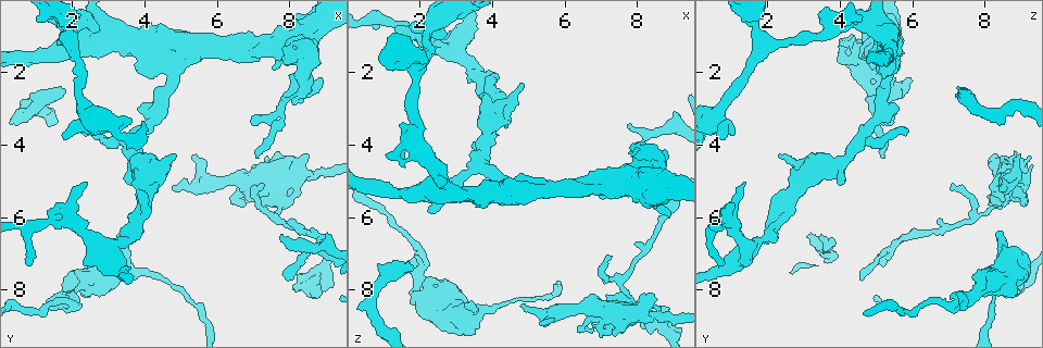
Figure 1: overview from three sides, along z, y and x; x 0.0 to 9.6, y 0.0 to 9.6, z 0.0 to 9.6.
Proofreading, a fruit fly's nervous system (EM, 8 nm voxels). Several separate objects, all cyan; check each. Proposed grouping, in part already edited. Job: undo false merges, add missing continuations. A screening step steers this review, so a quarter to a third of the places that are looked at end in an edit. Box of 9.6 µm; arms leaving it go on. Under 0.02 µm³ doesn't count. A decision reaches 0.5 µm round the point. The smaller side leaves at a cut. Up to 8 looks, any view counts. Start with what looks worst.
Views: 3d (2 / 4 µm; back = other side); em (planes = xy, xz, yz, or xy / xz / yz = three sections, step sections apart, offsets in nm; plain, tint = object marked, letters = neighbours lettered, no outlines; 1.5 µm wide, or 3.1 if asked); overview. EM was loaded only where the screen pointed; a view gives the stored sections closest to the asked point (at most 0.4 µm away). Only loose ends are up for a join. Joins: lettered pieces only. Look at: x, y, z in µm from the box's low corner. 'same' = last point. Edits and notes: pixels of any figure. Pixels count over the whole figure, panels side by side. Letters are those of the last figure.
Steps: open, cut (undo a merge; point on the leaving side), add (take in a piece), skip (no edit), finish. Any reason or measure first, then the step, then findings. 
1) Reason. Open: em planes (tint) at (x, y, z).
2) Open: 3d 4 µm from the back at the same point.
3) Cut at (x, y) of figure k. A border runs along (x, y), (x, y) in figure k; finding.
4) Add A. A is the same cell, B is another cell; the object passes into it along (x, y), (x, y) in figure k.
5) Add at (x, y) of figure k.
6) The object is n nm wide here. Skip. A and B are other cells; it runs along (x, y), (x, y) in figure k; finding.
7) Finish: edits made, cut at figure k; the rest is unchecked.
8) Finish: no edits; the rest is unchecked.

Free end. Open: 3d 2 µm at (1.80, 2.50, 7.45).

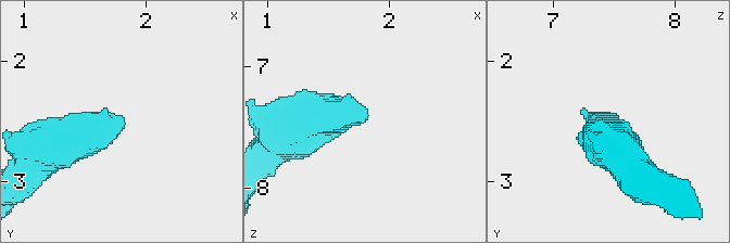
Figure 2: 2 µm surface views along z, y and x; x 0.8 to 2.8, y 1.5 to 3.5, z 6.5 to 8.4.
Open: em xz step 8 (letters) at (1.80, 2.46, 7.44).

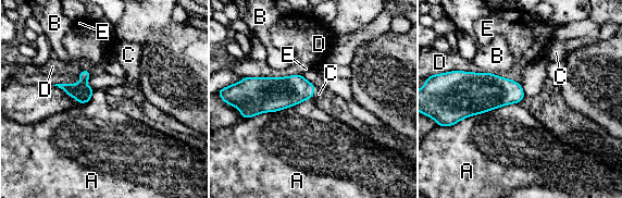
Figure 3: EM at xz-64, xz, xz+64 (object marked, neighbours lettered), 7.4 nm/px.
Cut it another way. Open: em planes (letters) at the same point.

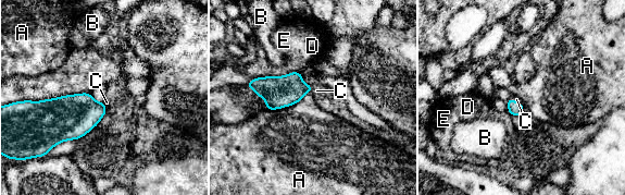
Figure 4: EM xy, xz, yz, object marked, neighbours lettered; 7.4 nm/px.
Add C. C is the same cell, A, B, D and E are other cells; the object passes into it along (279, 92), (311, 89), (316, 90) in figure 4; the cell continues.

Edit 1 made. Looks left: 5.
Sudden change in width. Open: 3d 4 µm at (3.80, 7.40, 8.60).

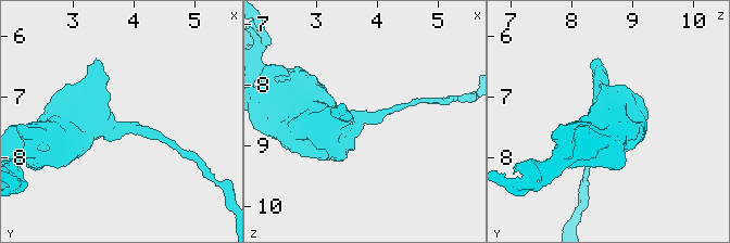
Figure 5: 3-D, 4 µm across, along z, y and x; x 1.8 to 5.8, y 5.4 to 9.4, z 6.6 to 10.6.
Shape alone is not enough. Open: em planes (letters) at (3.75, 7.45, 8.60).

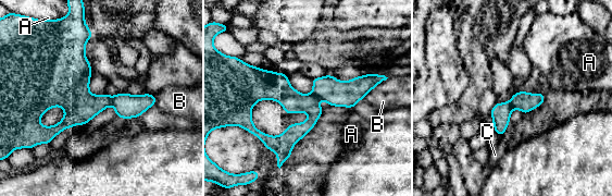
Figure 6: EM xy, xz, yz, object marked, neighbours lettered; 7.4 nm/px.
Cut at (500, 112) of figure 6. A, B and C are other cells; a border runs along (510, 100), (512, 108) in figure 6; two cells meet here.

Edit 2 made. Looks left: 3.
See it whole again. Open: overview.

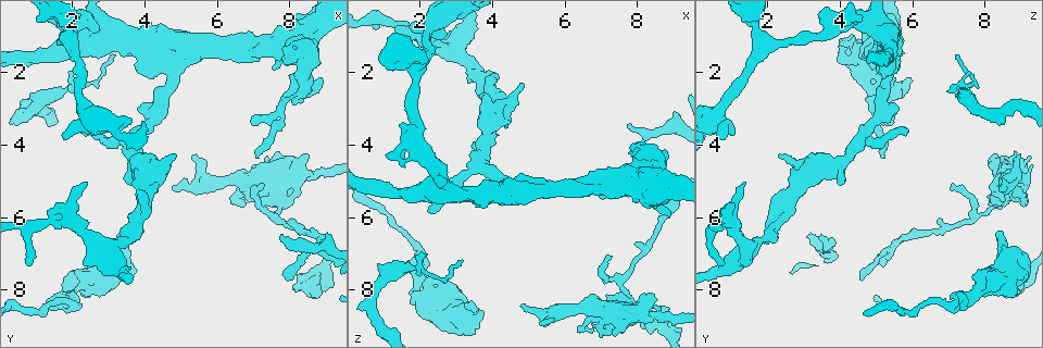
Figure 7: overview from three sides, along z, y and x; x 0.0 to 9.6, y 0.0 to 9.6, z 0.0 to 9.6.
Side arm on a straight run. Open: 3d 4 µm from the back at (8.45, 4.95, 8.70).

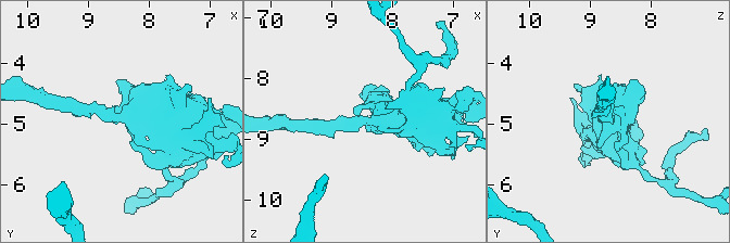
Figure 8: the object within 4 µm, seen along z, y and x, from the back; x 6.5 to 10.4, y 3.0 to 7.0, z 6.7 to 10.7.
Now the EM. Open: em 3.1 µm planes (letters) at (8.45, 4.95, 8.65).

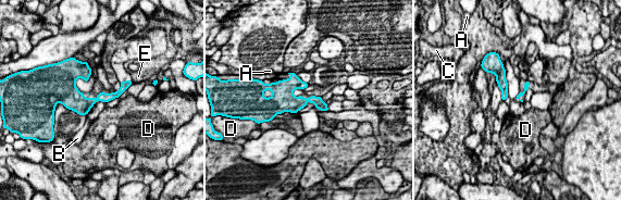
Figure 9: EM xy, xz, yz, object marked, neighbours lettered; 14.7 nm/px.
3 arms meet here. Cut at (303, 85) of figure 9. A, B, C, D and E are other cells; a border runs along (302, 82), (297, 87) in figure 9; two cells meet here.

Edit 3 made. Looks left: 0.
Finish: edits made, add at figure 4, cut at figure 6, cut at figure 9; the rest is unchecked.

